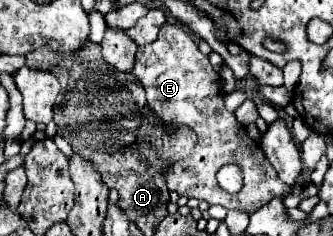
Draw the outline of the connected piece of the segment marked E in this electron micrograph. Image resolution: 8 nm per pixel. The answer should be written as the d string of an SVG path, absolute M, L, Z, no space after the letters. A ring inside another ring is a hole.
M164 23L156 41L138 47L132 73L136 73L136 77L142 81L148 105L164 123L190 125L198 133L198 143L190 159L176 163L164 173L170 191L246 213L256 211L256 207L262 207L274 195L286 197L292 193L292 187L282 183L274 167L264 159L258 141L250 139L246 129L242 131L242 125L238 125L234 113L226 111L220 75L214 71L208 57L200 53L196 41L180 23ZM230 163L238 165L244 175L244 187L236 195L226 193L216 181L220 167Z

